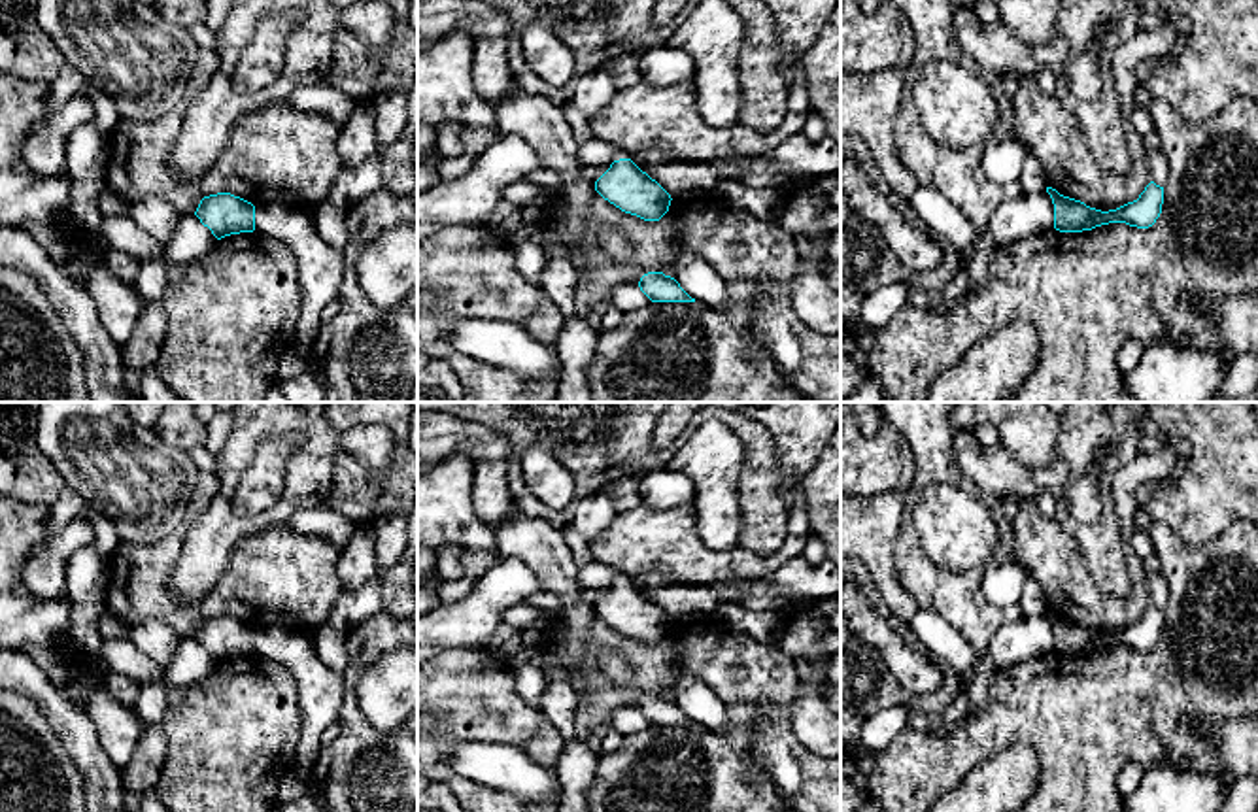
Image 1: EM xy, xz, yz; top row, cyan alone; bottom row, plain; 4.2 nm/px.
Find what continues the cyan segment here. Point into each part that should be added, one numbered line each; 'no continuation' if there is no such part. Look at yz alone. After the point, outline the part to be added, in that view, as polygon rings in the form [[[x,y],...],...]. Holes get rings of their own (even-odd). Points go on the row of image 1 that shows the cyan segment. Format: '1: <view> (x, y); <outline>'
no continuation

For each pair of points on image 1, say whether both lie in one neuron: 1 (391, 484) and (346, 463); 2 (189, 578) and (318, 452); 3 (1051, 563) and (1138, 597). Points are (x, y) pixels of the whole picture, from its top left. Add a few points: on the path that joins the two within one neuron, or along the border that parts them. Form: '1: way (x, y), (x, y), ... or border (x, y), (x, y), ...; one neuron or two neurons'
1: way (380, 484), (367, 484), (357, 474); one neuron
2: way (225, 541), (238, 527), (274, 516), (301, 490); one neuron
3: way (1071, 584), (1092, 605), (1117, 605); one neuron

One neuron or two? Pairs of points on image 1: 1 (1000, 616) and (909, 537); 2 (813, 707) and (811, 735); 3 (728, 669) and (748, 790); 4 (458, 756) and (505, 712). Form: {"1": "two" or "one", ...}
{"1": "one", "2": "one", "3": "two", "4": "two"}

